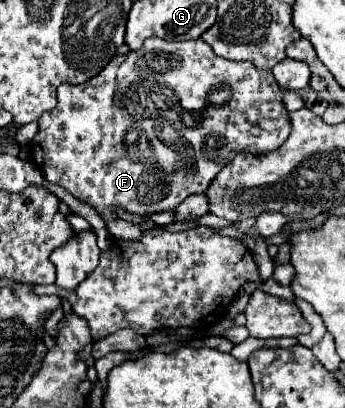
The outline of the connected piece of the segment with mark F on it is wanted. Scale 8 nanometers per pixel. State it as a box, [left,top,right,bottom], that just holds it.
[29,37,291,219]

